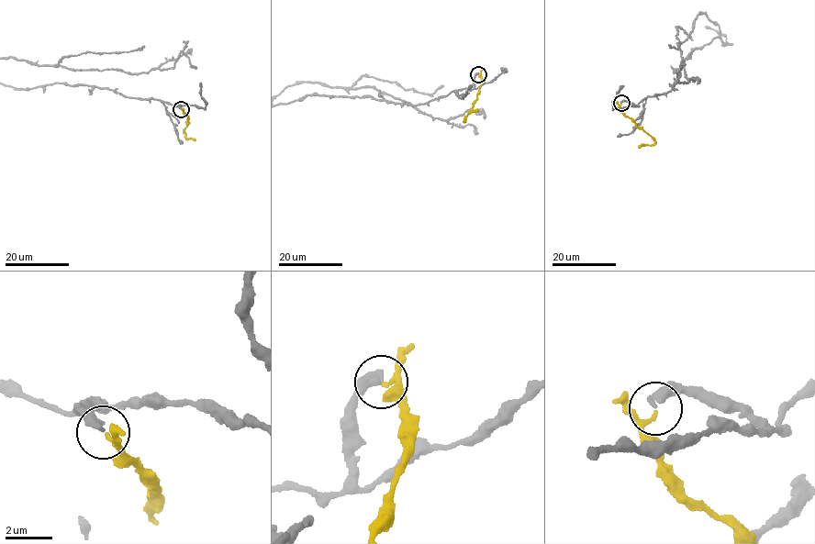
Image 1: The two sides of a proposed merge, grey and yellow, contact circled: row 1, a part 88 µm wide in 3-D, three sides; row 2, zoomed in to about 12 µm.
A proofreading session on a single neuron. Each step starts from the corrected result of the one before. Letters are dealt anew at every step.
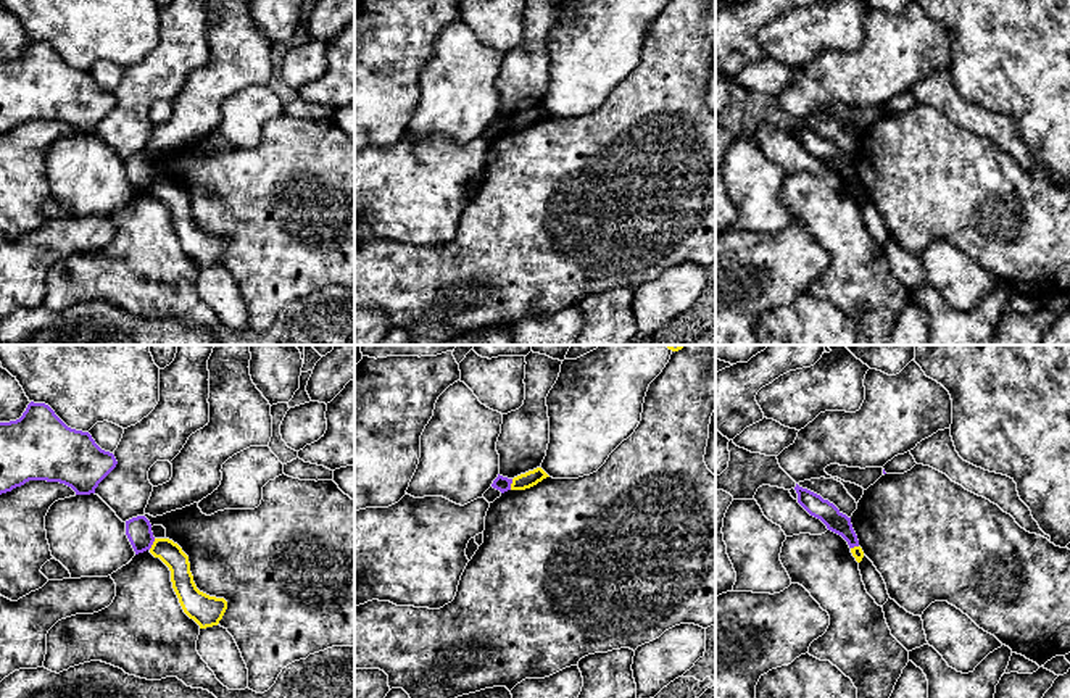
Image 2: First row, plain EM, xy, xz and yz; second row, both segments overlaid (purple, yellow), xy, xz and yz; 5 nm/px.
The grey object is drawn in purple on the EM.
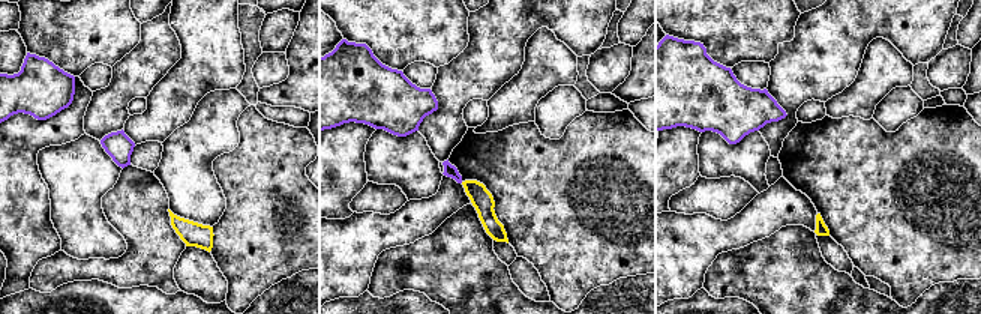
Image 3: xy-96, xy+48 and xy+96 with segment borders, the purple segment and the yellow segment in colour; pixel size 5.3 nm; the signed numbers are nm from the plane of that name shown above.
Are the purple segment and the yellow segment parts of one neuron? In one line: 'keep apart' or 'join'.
keep apart

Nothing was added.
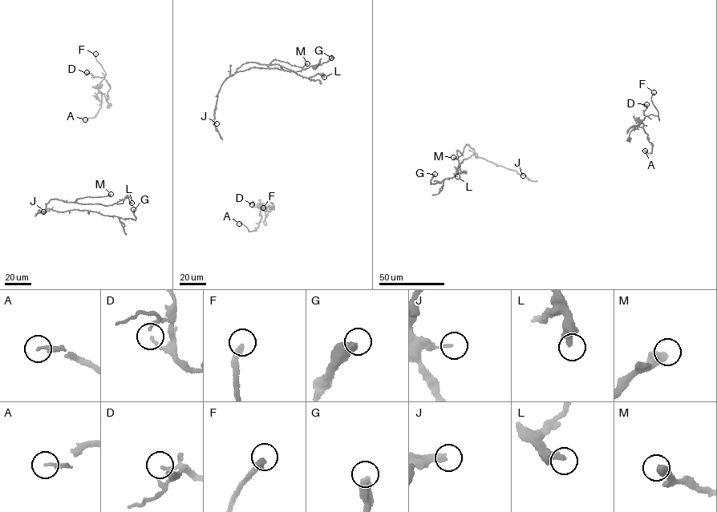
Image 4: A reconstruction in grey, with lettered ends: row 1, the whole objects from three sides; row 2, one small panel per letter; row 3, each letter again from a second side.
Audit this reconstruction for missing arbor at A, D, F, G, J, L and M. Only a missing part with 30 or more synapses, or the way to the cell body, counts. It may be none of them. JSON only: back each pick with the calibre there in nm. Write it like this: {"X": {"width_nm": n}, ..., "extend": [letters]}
{"A": {"width_nm": 170}, "F": {"width_nm": 340}, "extend": ["A", "F"]}

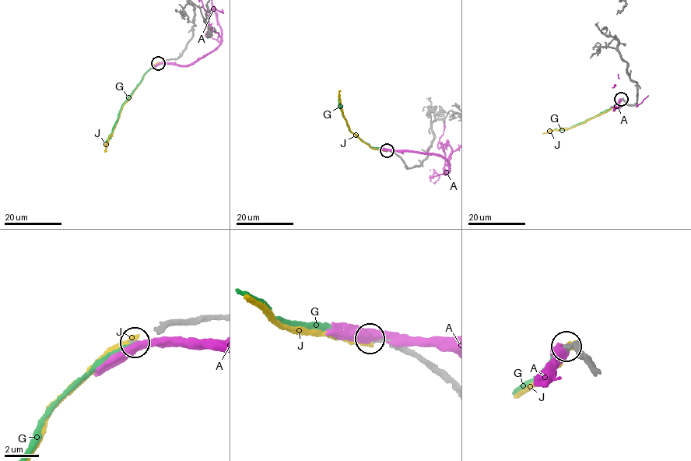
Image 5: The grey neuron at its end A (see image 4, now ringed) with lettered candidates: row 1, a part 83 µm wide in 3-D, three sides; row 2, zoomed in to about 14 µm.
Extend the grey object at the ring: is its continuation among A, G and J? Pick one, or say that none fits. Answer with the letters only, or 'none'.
G

